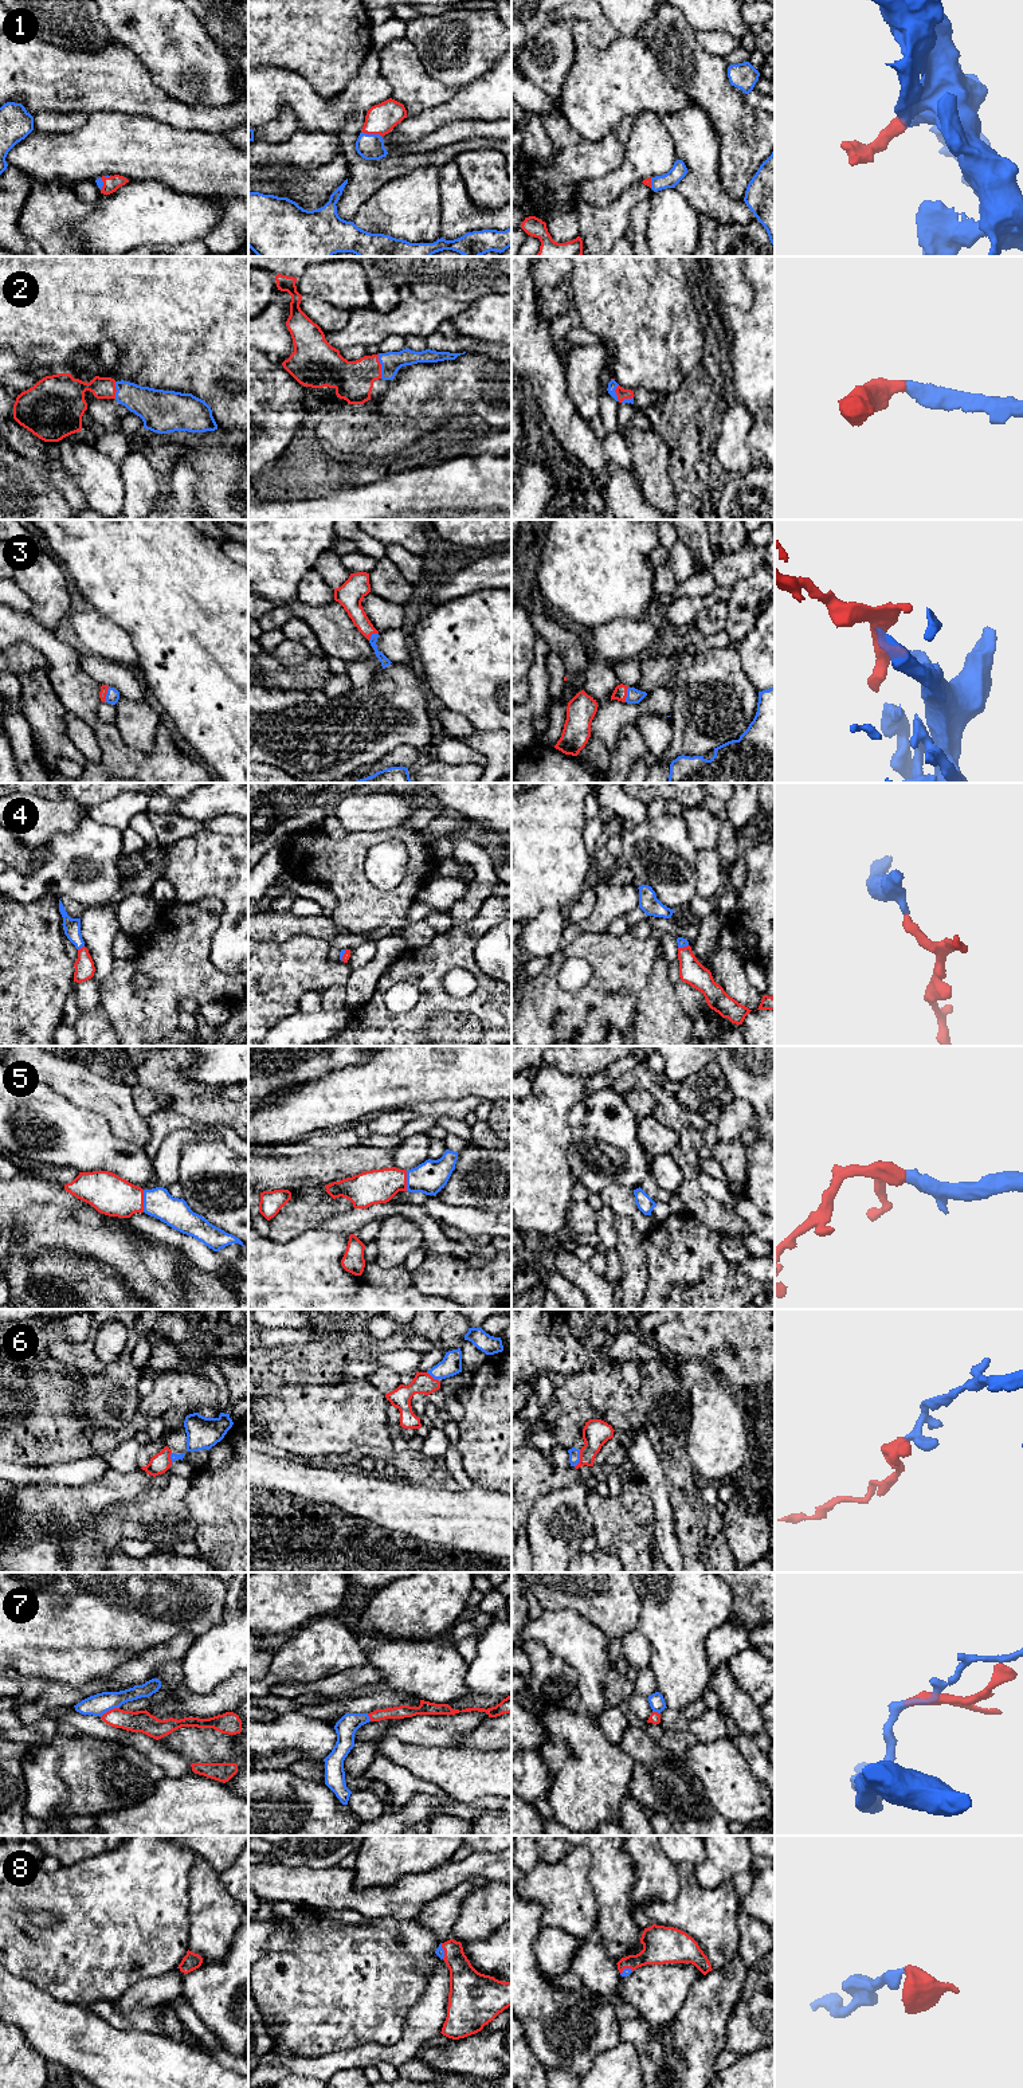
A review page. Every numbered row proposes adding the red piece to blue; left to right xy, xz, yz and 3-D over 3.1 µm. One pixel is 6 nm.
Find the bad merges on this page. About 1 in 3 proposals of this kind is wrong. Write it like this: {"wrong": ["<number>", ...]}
{"wrong": ["7"]}

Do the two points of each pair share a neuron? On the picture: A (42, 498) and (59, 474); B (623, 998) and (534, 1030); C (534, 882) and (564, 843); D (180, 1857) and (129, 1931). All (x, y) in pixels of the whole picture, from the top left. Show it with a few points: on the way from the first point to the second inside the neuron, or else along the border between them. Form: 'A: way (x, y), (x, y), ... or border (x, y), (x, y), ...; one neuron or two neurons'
A: border (34, 461), (40, 476), (62, 494), (69, 505); two neurons
B: way (602, 1003), (584, 1015), (556, 1015); one neuron
C: way (536, 873), (556, 853); one neuron
D: way (161, 1876), (129, 1908), (129, 1912); one neuron

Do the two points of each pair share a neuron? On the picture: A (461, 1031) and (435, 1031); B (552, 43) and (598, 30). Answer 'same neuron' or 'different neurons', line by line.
A: same neuron
B: different neurons

